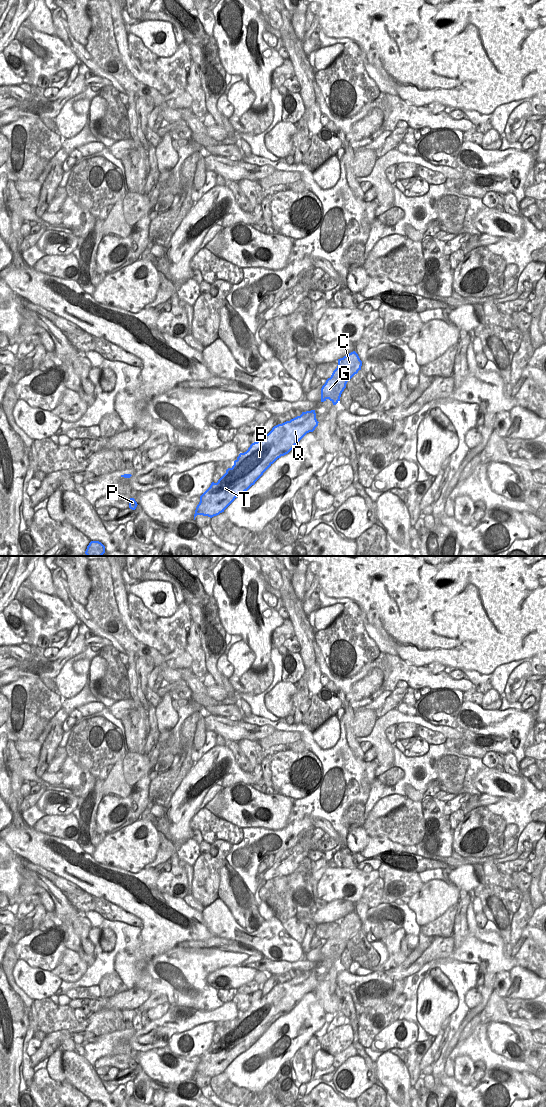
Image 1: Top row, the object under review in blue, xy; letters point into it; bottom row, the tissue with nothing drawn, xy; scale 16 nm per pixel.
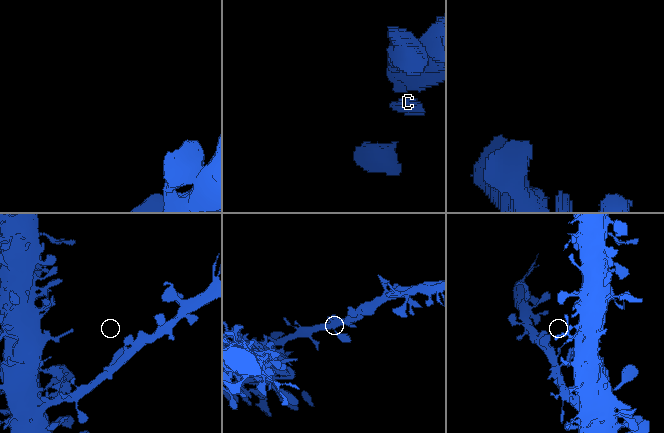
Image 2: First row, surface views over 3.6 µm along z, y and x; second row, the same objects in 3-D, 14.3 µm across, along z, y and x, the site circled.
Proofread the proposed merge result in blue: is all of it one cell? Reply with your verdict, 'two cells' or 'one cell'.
one cell

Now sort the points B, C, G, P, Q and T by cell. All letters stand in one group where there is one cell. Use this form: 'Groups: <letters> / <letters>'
Groups: B C G P Q T

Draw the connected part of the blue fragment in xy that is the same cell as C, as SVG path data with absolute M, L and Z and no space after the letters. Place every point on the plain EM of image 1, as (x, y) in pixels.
M355 911L338 919L337 928L321 948L321 962L329 959L333 965L336 965L340 961L347 942L361 930L361 926L362 921Z

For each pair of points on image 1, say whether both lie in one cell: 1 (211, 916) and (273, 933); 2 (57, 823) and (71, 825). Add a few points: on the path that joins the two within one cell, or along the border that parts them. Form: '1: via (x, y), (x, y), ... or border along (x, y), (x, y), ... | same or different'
1: via (226, 927), (245, 937), (258, 939) | same
2: via (60, 825), (68, 825) | same

